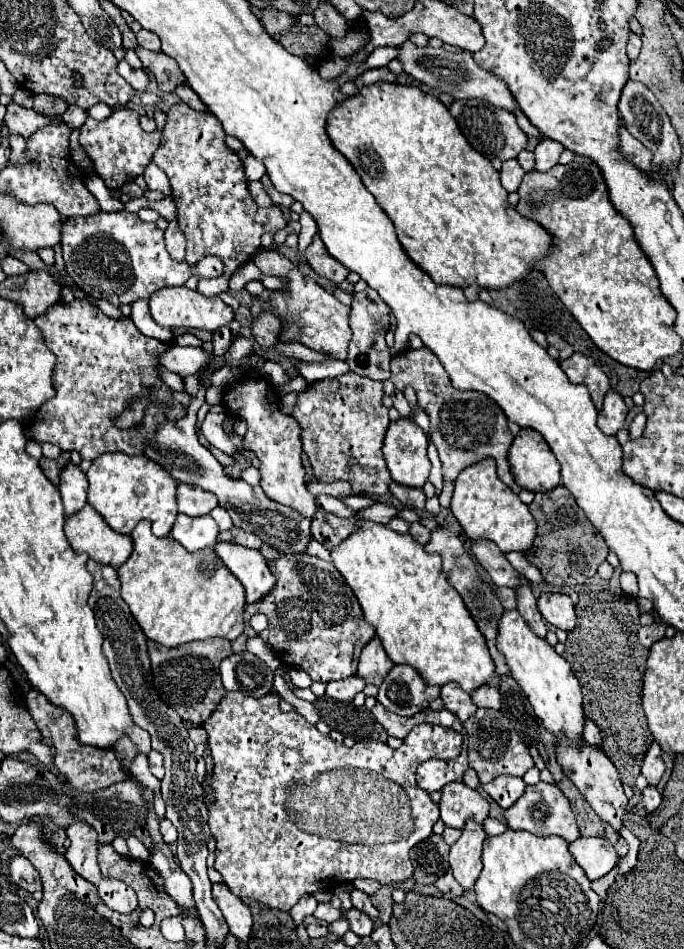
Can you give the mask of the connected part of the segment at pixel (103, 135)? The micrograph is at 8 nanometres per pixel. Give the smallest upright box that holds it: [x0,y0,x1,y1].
[78,108,160,190]

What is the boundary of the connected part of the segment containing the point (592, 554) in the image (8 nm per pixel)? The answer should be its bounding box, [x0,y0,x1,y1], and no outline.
[524,486,608,586]

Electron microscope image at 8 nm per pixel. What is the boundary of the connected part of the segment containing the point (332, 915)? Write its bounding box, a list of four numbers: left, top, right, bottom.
[312,904,342,924]

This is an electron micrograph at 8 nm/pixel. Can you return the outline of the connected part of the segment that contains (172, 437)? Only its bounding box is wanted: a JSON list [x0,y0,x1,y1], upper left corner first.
[144,382,312,554]

